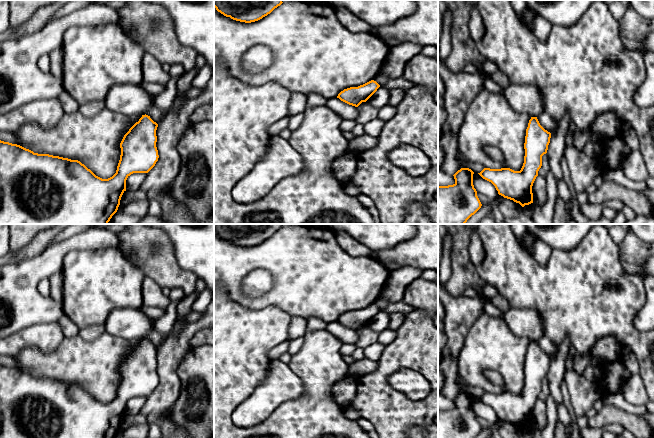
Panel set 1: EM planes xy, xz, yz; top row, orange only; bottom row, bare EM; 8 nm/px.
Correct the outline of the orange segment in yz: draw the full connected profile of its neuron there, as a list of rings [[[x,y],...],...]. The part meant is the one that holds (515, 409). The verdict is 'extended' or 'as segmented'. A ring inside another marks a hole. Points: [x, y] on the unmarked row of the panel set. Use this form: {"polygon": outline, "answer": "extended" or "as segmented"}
{"polygon": [[[531,341],[526,353],[525,360],[525,380],[524,387],[520,395],[514,395],[510,392],[490,393],[484,392],[478,397],[483,403],[491,406],[498,418],[504,422],[519,427],[522,431],[533,427],[532,410],[538,400],[538,395],[542,390],[542,380],[547,377],[550,367],[551,357],[545,354],[539,347],[537,341]]], "answer": "as segmented"}

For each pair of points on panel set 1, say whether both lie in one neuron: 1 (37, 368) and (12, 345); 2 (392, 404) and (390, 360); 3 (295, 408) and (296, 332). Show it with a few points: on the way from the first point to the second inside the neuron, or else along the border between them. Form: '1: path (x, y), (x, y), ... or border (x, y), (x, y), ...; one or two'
1: border (44, 352), (37, 348), (24, 347), (13, 357); two
2: path (382, 393), (383, 371); one
3: border (306, 331), (302, 337); two

